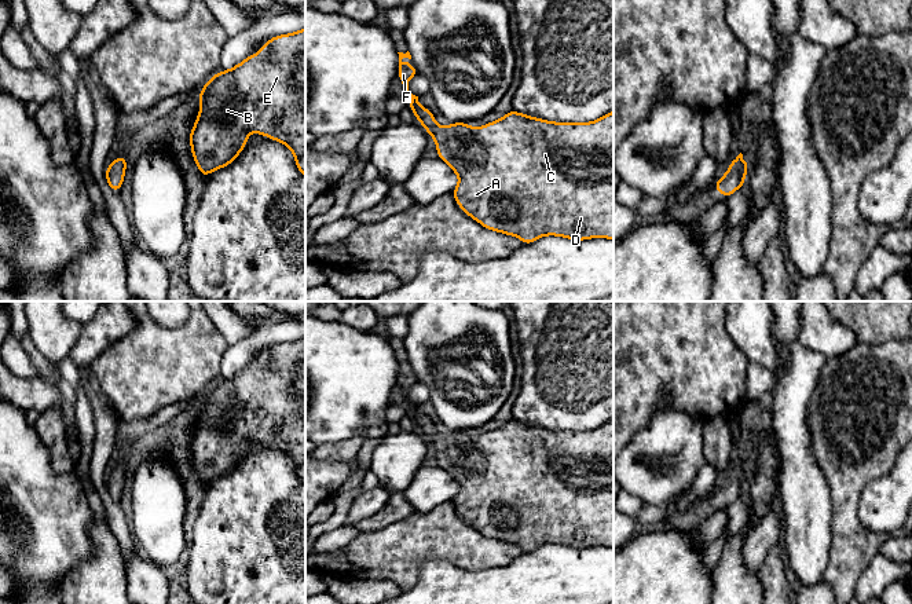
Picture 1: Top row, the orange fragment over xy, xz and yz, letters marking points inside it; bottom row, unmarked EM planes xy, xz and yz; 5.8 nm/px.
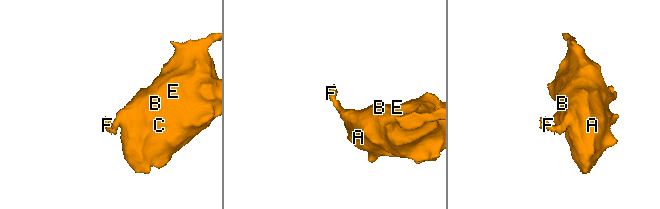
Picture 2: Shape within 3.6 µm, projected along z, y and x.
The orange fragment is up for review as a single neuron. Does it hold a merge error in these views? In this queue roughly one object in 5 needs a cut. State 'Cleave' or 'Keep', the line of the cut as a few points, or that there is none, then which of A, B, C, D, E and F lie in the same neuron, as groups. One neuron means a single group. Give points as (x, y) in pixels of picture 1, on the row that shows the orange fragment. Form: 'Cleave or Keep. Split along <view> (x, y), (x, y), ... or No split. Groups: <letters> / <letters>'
Keep. No split. Groups: A B C D E F

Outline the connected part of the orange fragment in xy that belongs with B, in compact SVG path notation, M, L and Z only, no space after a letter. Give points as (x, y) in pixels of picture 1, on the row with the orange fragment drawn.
M305 28L272 37L256 54L230 70L217 72L201 89L201 110L190 132L193 158L199 173L206 177L231 164L248 144L248 133L257 132L286 144L294 153L294 162L305 176Z

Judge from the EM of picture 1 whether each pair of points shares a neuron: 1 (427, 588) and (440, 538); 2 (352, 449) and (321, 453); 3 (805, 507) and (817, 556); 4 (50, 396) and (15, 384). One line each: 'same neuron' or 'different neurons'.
1: different neurons
2: same neuron
3: same neuron
4: same neuron

